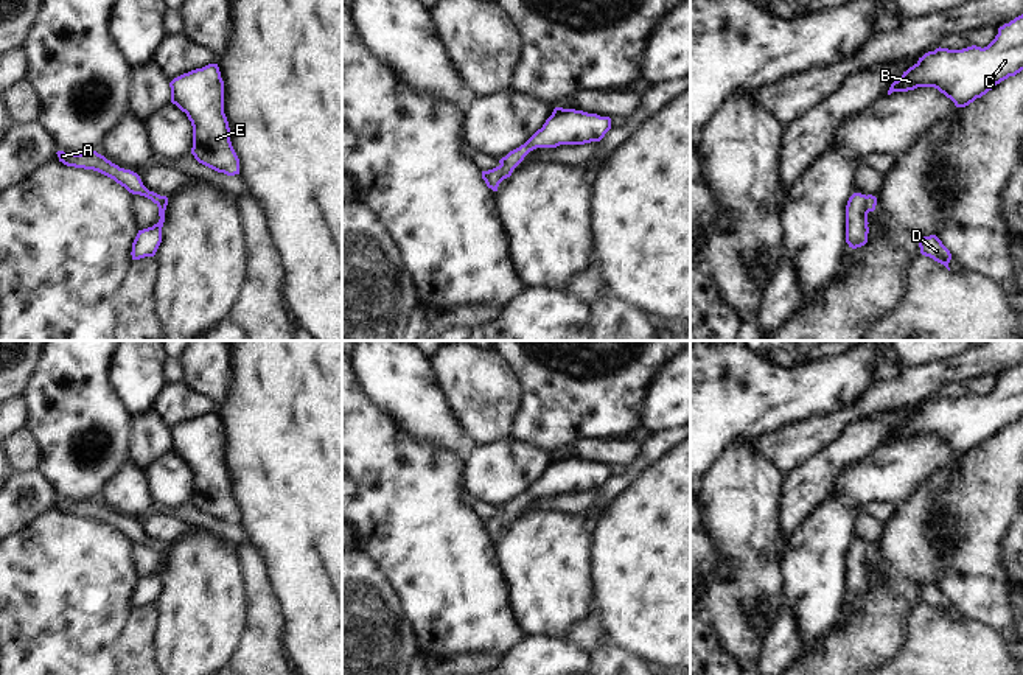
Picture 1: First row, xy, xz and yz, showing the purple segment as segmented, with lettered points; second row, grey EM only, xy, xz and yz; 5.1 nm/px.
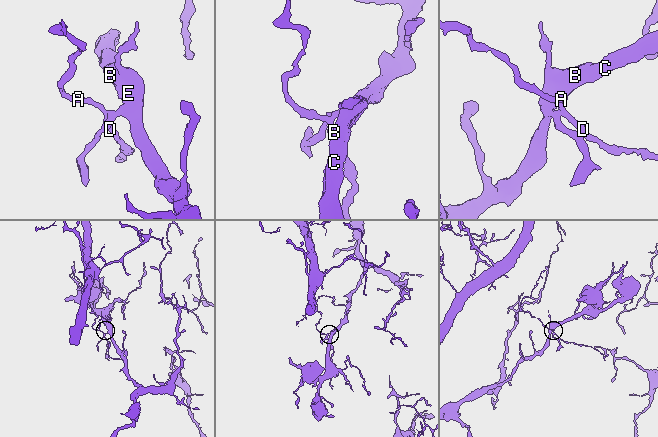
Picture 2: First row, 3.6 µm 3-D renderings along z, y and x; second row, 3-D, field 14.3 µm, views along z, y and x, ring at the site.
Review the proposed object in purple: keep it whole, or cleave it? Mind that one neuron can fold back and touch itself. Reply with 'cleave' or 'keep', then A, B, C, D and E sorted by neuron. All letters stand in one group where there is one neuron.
cleave | A D / B C E

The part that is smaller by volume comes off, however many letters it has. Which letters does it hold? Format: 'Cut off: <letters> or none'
Cut off: A, D

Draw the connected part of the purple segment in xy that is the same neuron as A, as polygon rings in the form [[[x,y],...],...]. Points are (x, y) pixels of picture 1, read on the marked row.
[[[58,151],[56,154],[59,157],[59,162],[62,162],[64,165],[98,171],[113,179],[117,184],[124,187],[129,193],[145,196],[151,199],[154,204],[159,204],[162,199],[160,194],[149,191],[143,185],[137,173],[120,168],[118,165],[107,160],[104,156],[98,154],[96,151],[90,151],[87,154],[68,154],[64,151]]]

